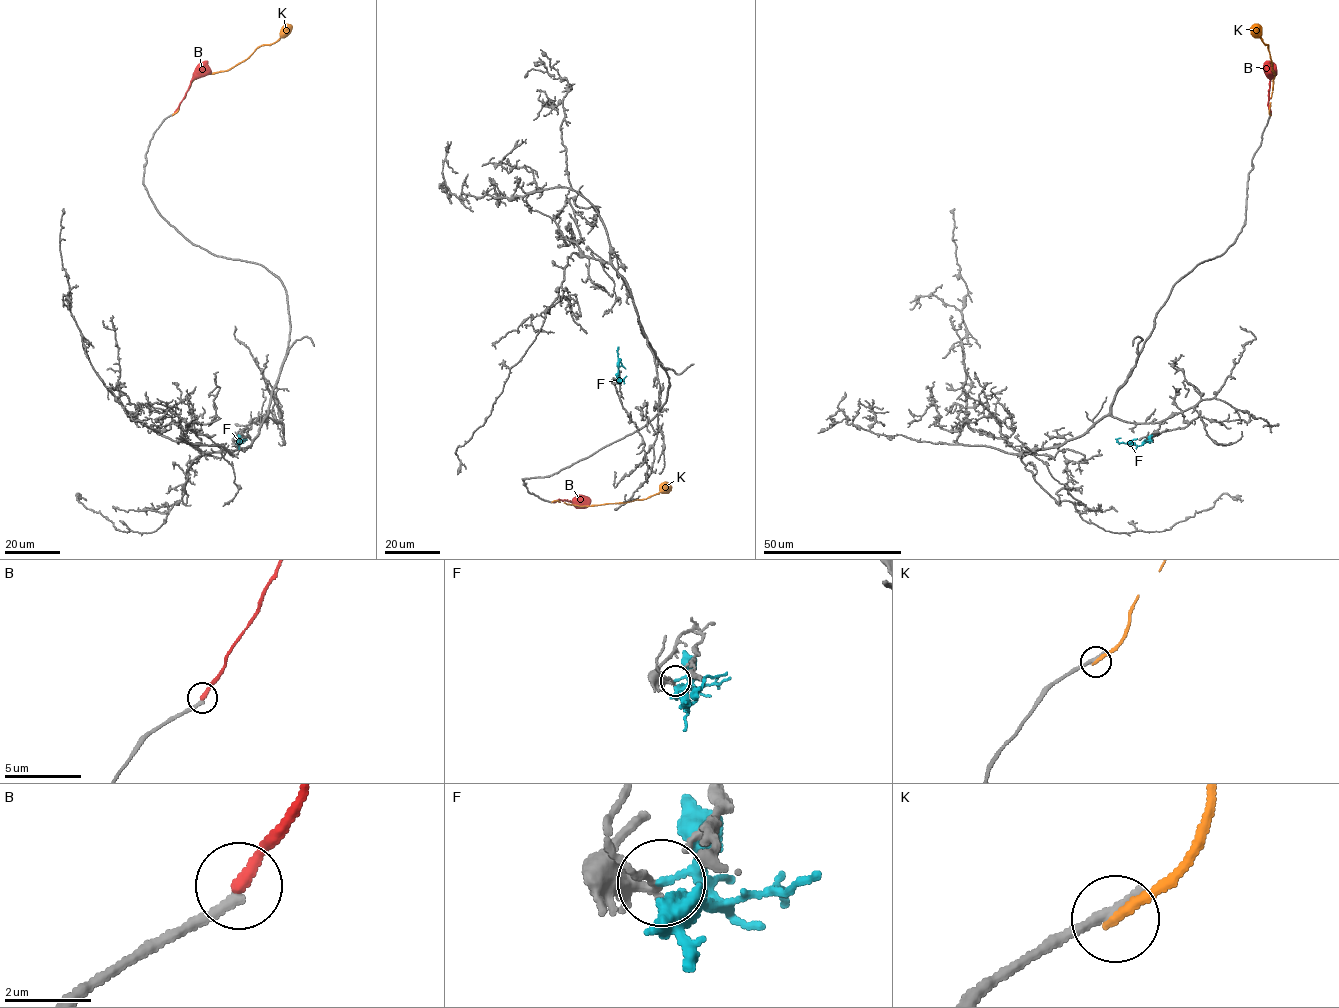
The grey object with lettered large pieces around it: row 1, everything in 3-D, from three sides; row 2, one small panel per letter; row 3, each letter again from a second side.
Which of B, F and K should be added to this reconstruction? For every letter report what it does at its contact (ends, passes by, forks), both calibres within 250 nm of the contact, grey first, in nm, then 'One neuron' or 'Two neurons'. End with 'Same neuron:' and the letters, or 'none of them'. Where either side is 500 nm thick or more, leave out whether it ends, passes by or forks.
B: It ends there. Thickness 260 nm (grey) against 280 nm. Two neurons
F: It passes by. Thickness 110 nm (grey) against 150 nm. Two neurons
K: It ends there. Thickness 360 nm (grey) against 240 nm. Two neurons
Same neuron: none of them

